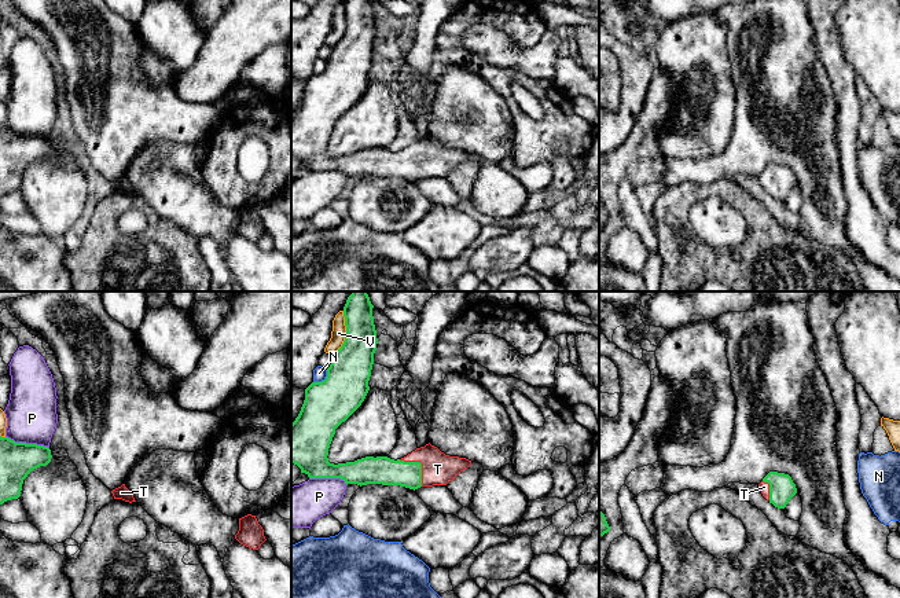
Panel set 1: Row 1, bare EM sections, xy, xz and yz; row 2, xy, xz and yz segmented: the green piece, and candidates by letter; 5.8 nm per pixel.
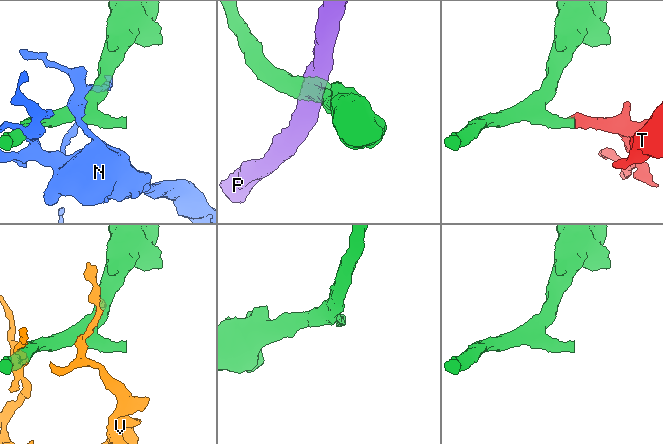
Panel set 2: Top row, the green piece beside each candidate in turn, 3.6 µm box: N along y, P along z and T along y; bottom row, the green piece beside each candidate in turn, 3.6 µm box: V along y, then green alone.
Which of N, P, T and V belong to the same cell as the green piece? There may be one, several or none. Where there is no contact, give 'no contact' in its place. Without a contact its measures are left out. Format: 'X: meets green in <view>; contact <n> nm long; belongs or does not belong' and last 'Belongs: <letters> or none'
N: meets green in xz; contact 120 nm long; does not belong
P: meets green in xy; contact 260 nm long; does not belong
T: meets green in xz; contact 220 nm long; belongs
V: meets green in xz; contact 280 nm long; does not belong
Belongs: T

